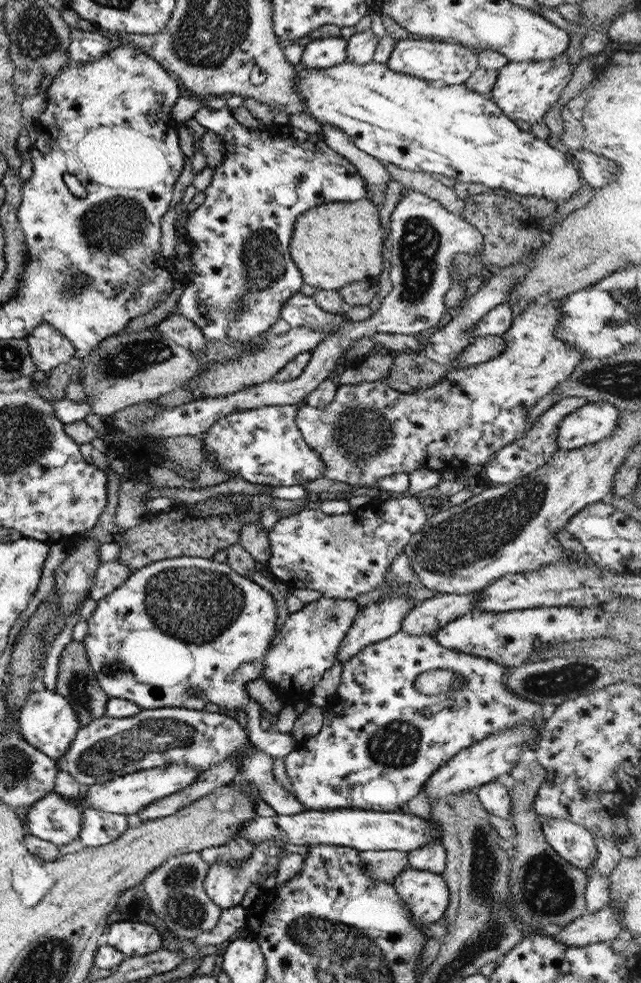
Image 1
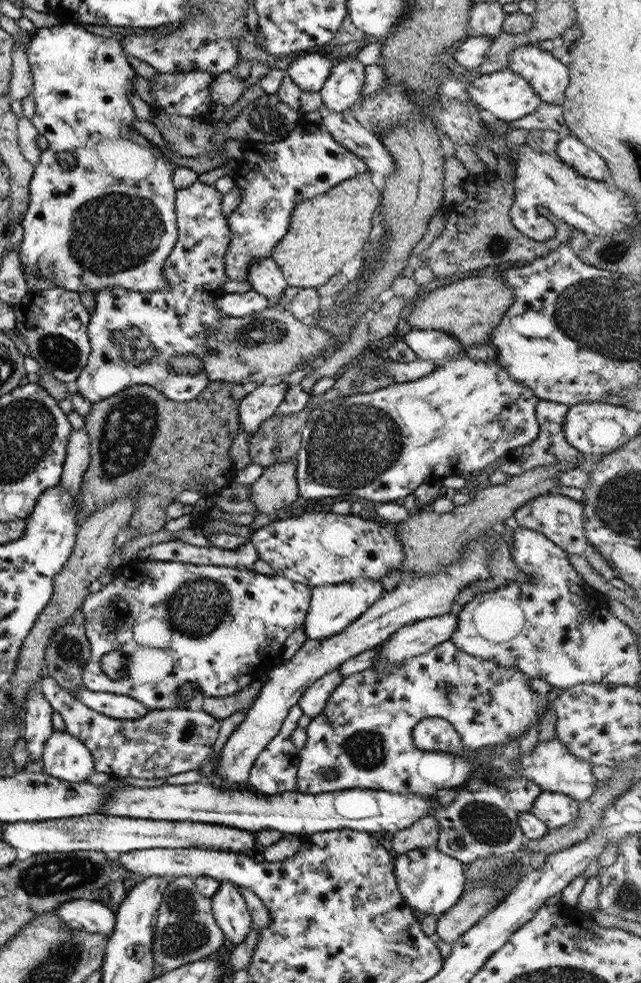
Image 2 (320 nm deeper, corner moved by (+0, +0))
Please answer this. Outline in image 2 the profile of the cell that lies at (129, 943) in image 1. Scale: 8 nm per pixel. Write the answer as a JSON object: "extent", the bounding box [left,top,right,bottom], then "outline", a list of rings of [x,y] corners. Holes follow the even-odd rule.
{"extent":[55,896,115,938],"outline":[[[92,896],[62,903],[55,910],[61,923],[69,929],[99,934],[107,938],[115,926],[115,911],[94,900]]]}

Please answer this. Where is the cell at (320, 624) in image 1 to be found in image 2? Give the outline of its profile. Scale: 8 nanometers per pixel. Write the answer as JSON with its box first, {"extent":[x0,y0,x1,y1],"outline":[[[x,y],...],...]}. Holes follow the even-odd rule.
{"extent":[302,577,383,640],"outline":[[[363,577],[341,584],[312,587],[310,589],[307,614],[302,624],[306,638],[319,640],[339,634],[348,624],[351,624],[358,616],[361,616],[376,600],[379,600],[383,593],[383,586],[379,581]]]}

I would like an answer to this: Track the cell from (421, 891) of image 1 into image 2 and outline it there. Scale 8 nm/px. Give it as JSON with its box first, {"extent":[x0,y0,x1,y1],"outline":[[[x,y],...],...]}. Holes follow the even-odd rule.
{"extent":[393,847,466,916],"outline":[[[427,847],[397,855],[393,872],[399,895],[413,911],[440,916],[462,896],[466,881],[464,869],[464,864],[455,857],[447,856],[437,848]]]}

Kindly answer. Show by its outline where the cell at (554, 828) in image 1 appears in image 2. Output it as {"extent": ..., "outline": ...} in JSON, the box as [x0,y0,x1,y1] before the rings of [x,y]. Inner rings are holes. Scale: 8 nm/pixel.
{"extent":[528,791,579,830],"outline":[[[541,791],[533,800],[528,812],[543,822],[547,830],[561,829],[577,816],[578,805],[579,802],[570,796]]]}

